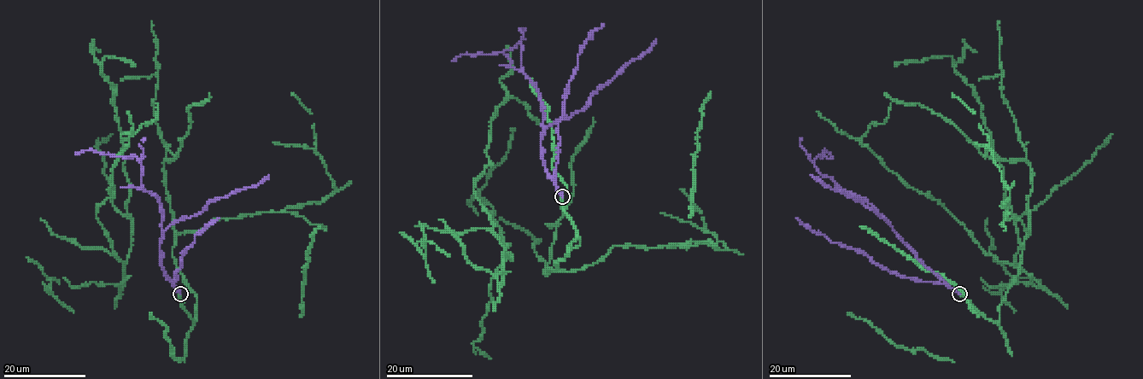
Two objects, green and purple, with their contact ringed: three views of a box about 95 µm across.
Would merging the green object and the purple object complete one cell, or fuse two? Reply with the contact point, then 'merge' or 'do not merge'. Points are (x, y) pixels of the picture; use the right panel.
place (959, 294); merge

